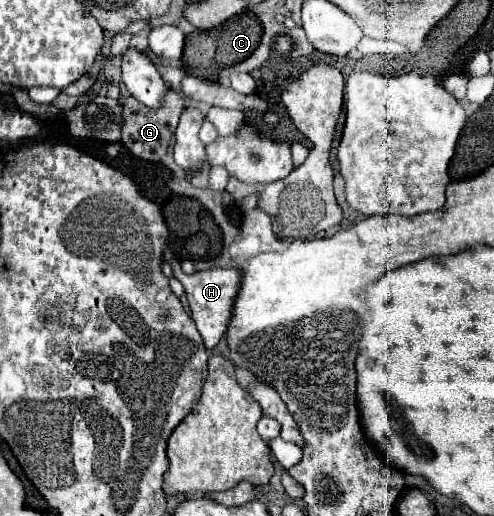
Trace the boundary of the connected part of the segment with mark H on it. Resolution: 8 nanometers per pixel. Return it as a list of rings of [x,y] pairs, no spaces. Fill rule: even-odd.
[[[234,267],[232,269],[208,269],[208,271],[200,271],[200,273],[192,273],[192,275],[178,271],[178,273],[174,273],[174,277],[184,285],[188,305],[190,305],[190,315],[198,327],[198,333],[204,339],[206,349],[212,351],[226,331],[228,317],[230,317],[232,303],[234,303],[234,295],[238,291],[240,277],[238,277],[236,269]]]

